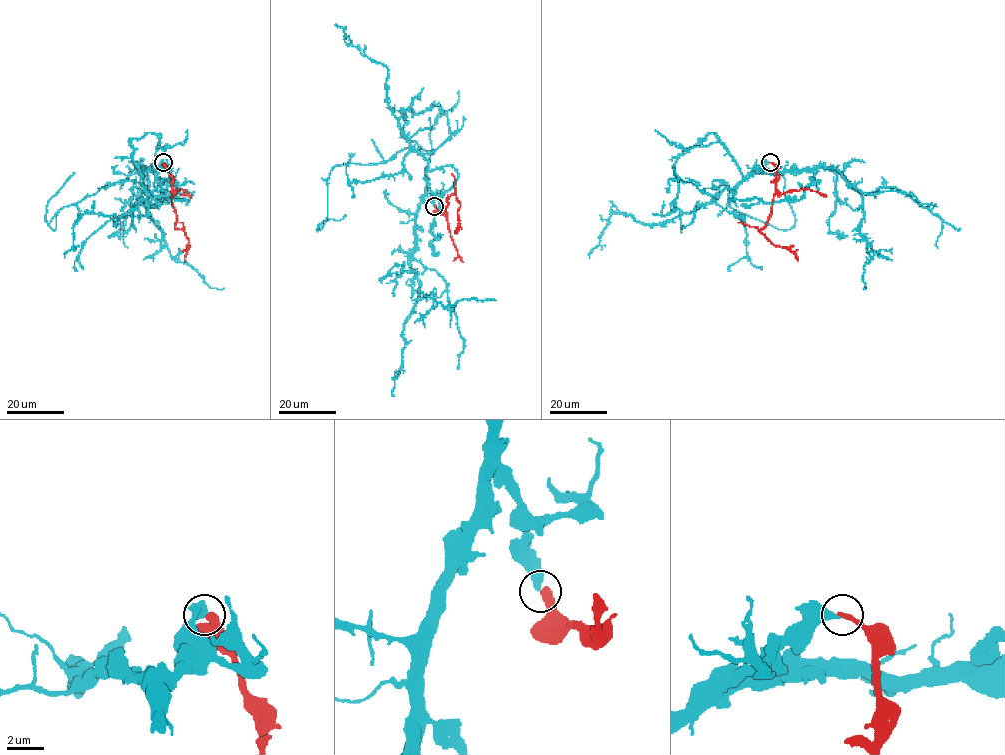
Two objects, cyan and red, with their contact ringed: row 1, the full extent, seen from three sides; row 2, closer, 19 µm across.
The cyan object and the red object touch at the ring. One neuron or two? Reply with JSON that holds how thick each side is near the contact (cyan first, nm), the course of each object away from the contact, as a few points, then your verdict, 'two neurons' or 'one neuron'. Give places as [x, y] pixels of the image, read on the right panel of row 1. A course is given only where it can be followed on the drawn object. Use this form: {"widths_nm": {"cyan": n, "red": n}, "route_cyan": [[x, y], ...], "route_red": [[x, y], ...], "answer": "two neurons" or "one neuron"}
{"widths_nm": {"cyan": 320, "red": 280}, "route_cyan": [[770, 162], [733, 188], [712, 183], [727, 183], [736, 210], [790, 229], [794, 214], [779, 173]], "route_red": [[770, 162], [775, 167], [775, 193], [767, 223], [758, 230], [775, 245], [789, 248], [798, 261]], "answer": "one neuron"}

